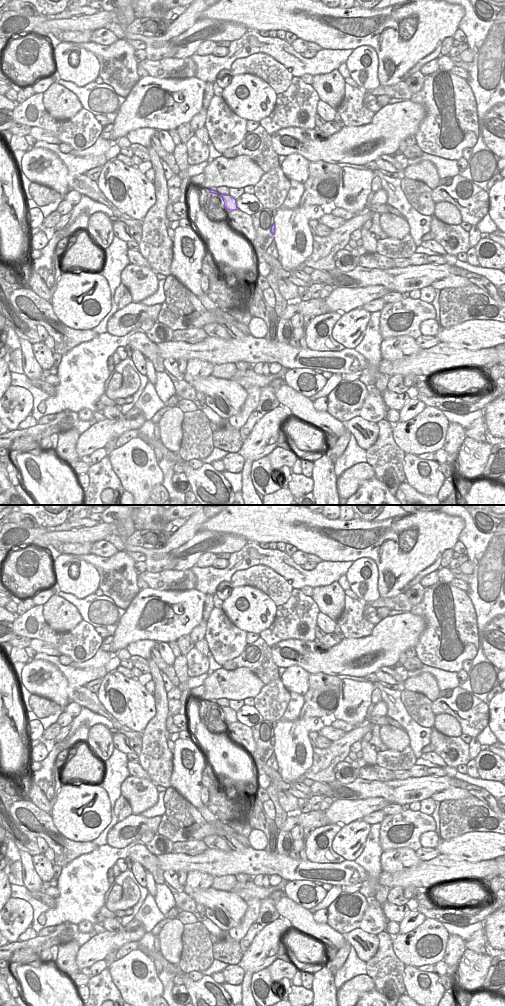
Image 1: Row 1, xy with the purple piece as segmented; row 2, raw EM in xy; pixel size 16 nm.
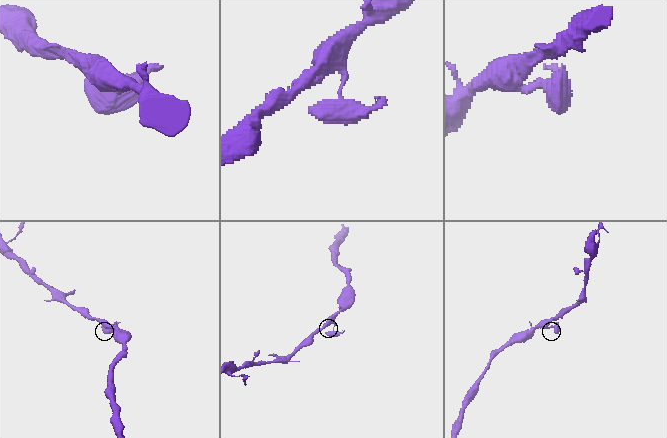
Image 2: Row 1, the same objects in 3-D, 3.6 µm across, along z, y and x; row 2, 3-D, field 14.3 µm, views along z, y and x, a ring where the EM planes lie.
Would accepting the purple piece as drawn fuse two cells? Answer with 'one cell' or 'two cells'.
one cell

